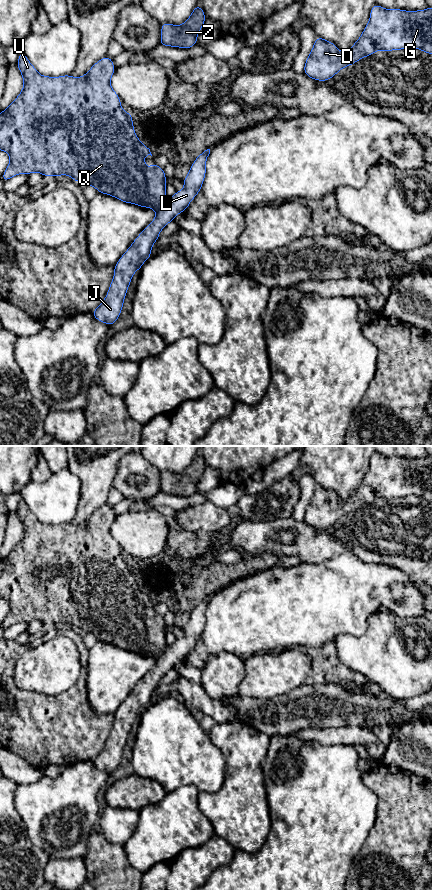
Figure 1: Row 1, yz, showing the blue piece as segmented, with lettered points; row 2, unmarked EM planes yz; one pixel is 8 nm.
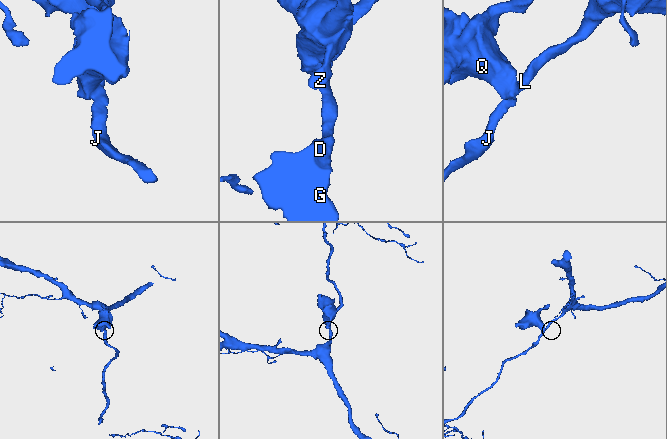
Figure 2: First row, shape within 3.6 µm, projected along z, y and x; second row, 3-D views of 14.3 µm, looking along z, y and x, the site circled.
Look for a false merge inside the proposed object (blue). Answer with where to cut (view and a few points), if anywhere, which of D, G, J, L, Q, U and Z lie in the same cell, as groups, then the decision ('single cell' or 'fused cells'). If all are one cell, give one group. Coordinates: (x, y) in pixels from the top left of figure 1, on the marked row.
yz (168, 199), (156, 211) | D G J L / Q U Z | fused cells

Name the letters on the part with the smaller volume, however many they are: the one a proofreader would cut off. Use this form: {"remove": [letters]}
{"remove": ["Q", "U", "Z"]}

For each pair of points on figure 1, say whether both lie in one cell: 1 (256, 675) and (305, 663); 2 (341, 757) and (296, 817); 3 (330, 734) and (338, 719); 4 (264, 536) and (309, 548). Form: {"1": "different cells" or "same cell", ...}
{"1": "same cell", "2": "same cell", "3": "different cells", "4": "same cell"}

